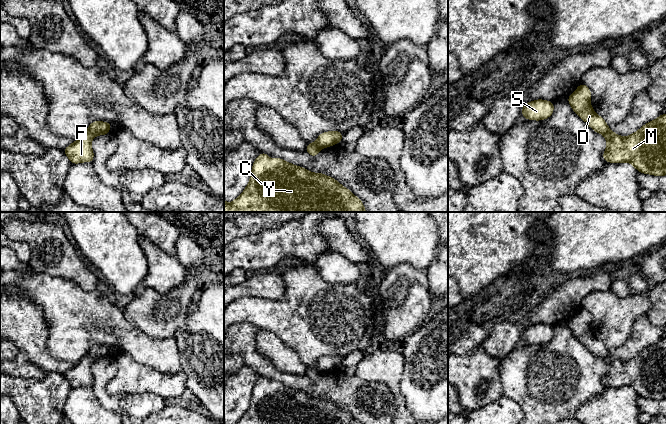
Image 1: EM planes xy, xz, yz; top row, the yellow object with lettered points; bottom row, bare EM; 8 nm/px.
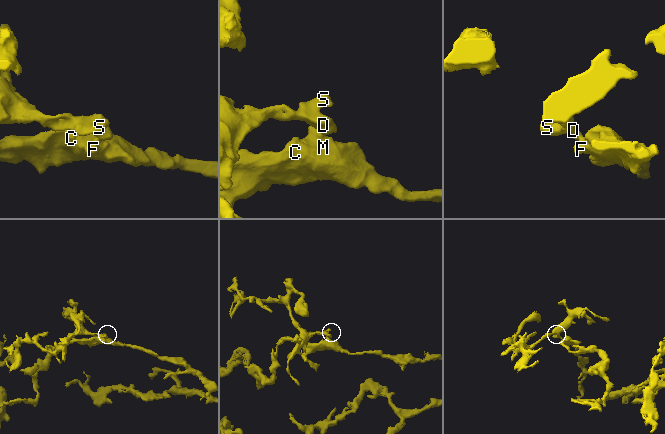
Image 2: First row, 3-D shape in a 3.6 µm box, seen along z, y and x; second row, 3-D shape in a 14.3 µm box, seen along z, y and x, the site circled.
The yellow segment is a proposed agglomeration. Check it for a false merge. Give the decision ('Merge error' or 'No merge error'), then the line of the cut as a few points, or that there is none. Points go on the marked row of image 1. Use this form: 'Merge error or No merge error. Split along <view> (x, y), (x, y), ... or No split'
Merge error. Split along xy (88, 129), (96, 135)

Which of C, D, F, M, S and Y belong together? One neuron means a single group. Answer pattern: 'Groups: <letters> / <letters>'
Groups: C F M Y / D S

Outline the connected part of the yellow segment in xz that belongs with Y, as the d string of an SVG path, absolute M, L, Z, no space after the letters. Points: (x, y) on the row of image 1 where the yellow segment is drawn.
M260 153L253 163L250 181L244 191L233 202L224 200L224 212L366 212L363 202L357 198L348 188L343 187L337 180L322 173L312 173L305 168L288 163L281 158L269 159L266 153Z

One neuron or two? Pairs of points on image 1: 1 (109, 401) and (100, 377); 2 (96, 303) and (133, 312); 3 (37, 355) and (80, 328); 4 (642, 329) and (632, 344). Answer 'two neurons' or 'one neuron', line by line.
1: one neuron
2: two neurons
3: two neurons
4: one neuron

